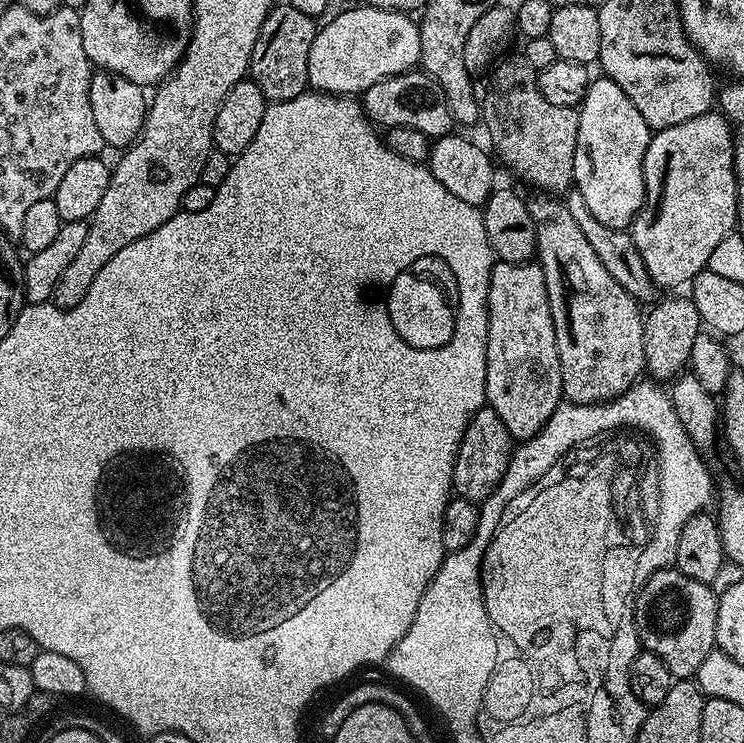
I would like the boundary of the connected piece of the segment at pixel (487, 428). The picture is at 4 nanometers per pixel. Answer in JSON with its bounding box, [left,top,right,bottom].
[452,406,514,502]

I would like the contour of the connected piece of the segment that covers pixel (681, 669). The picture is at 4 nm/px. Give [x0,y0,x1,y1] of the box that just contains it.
[634,566,716,678]

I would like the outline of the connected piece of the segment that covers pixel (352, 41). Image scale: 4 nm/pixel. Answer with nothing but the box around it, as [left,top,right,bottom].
[308,8,420,97]

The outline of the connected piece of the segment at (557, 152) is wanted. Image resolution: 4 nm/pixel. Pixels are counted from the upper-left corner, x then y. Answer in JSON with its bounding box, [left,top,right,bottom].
[482,55,580,193]

